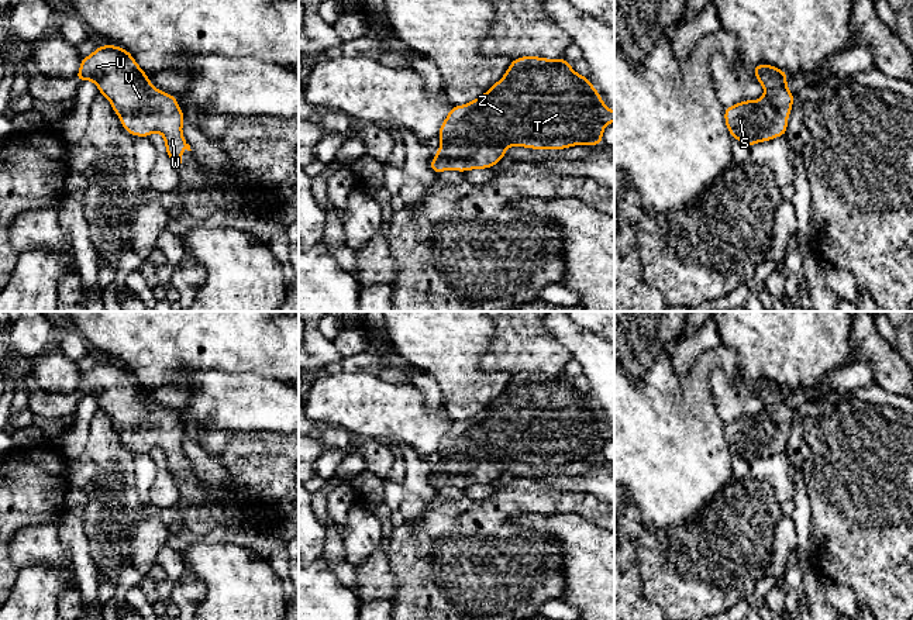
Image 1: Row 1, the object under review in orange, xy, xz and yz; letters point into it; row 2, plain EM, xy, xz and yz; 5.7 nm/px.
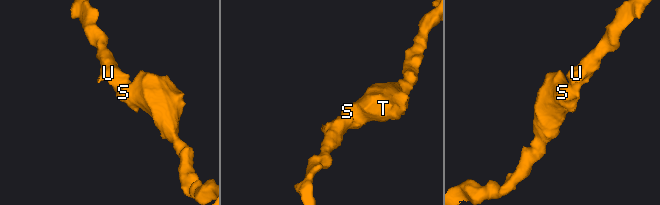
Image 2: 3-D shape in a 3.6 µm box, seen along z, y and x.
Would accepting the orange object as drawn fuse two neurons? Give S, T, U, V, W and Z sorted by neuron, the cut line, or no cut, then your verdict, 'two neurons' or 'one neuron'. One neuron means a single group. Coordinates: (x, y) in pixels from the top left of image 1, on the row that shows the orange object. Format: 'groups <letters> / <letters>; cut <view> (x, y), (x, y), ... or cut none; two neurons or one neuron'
groups S T U V W Z; cut none; one neuron

